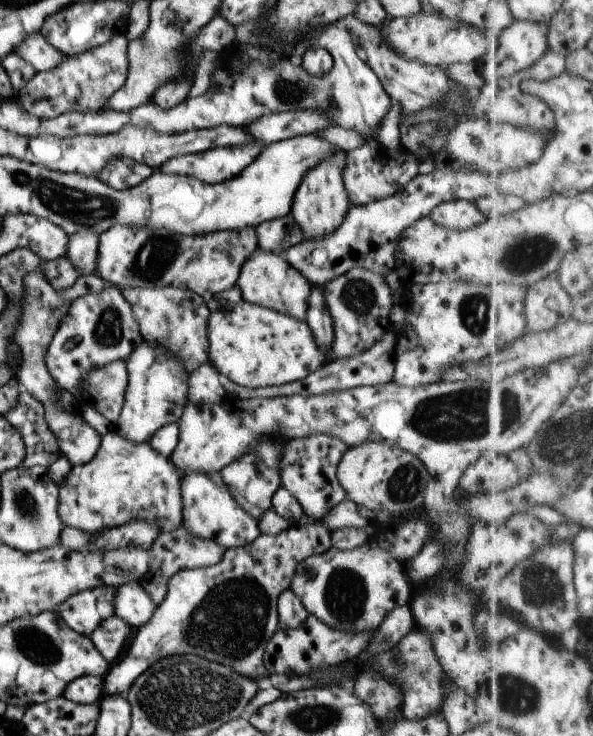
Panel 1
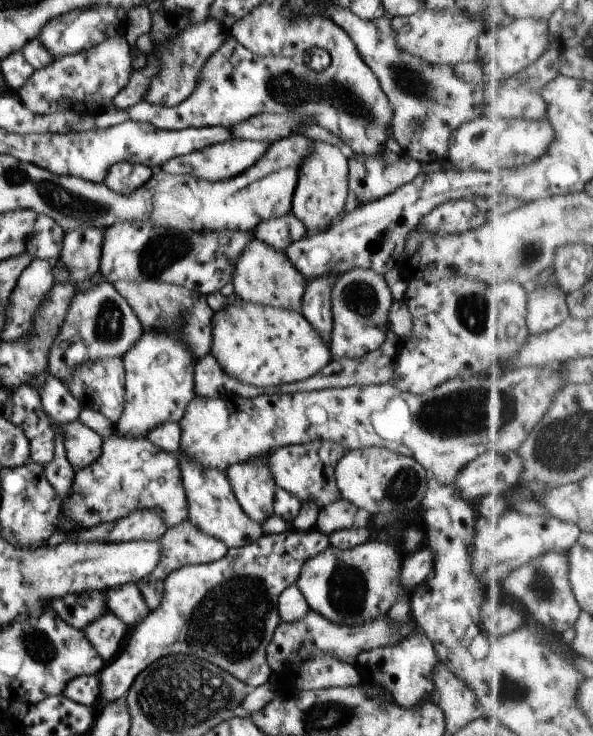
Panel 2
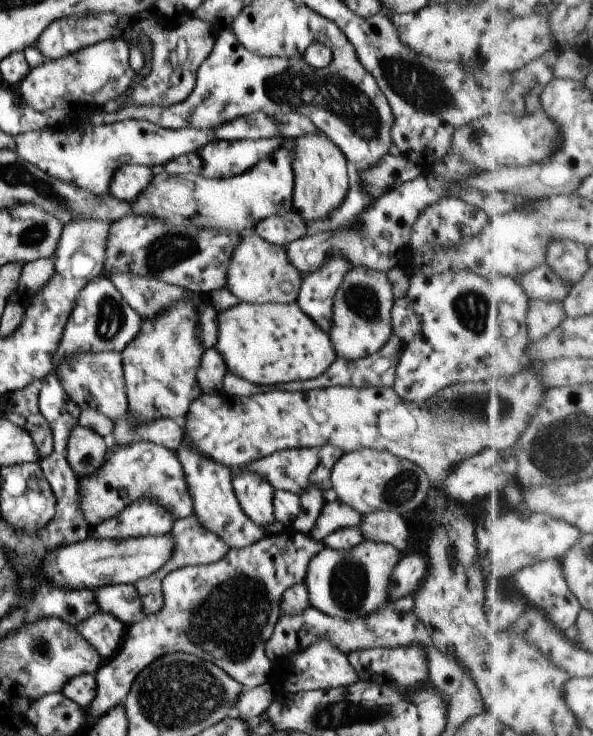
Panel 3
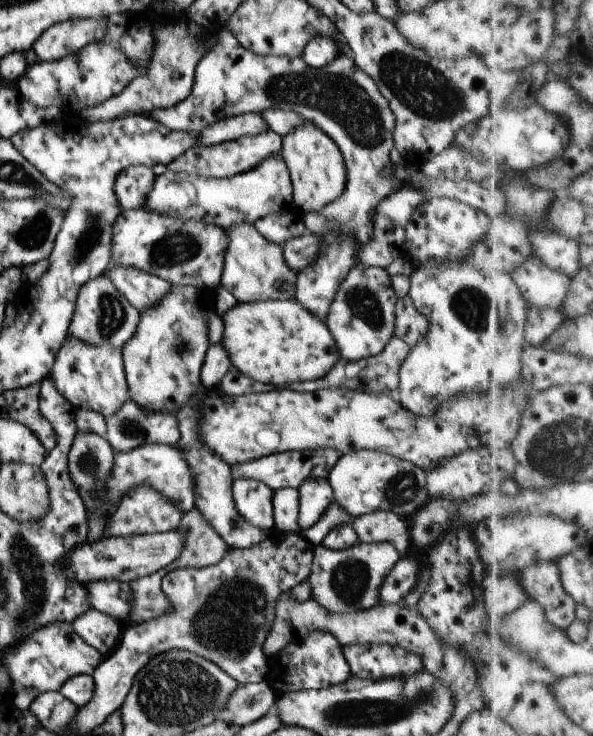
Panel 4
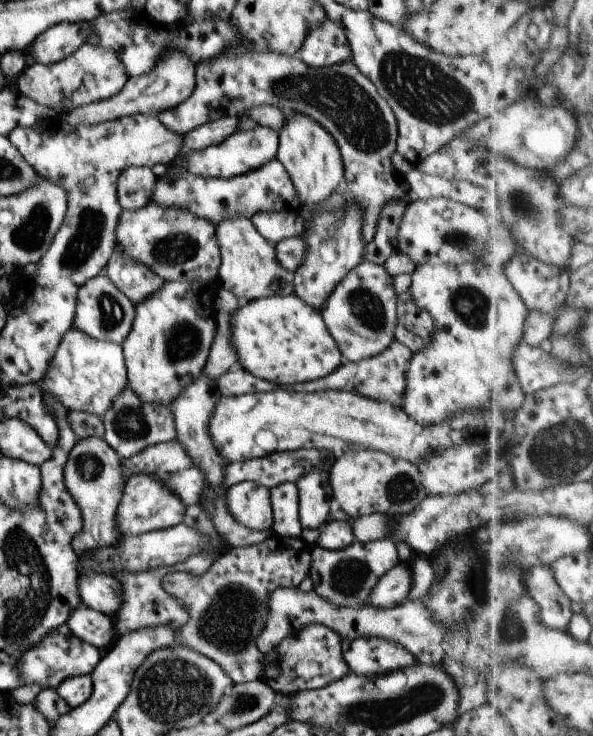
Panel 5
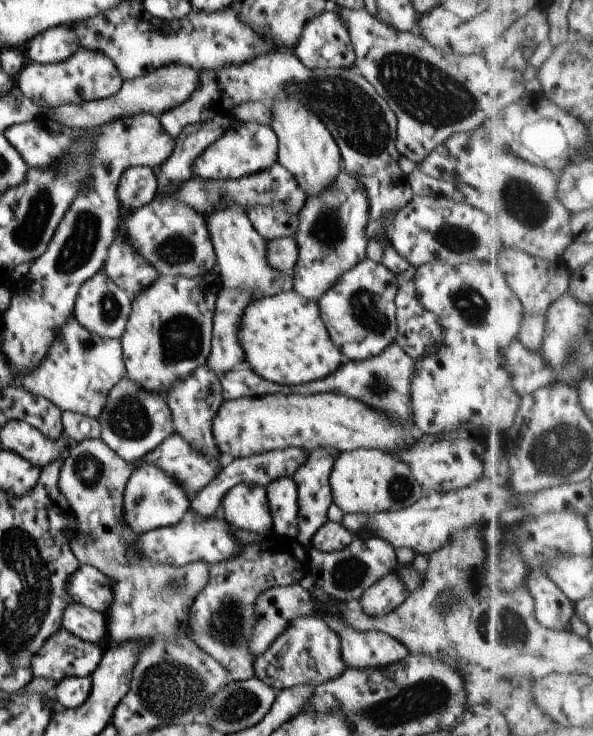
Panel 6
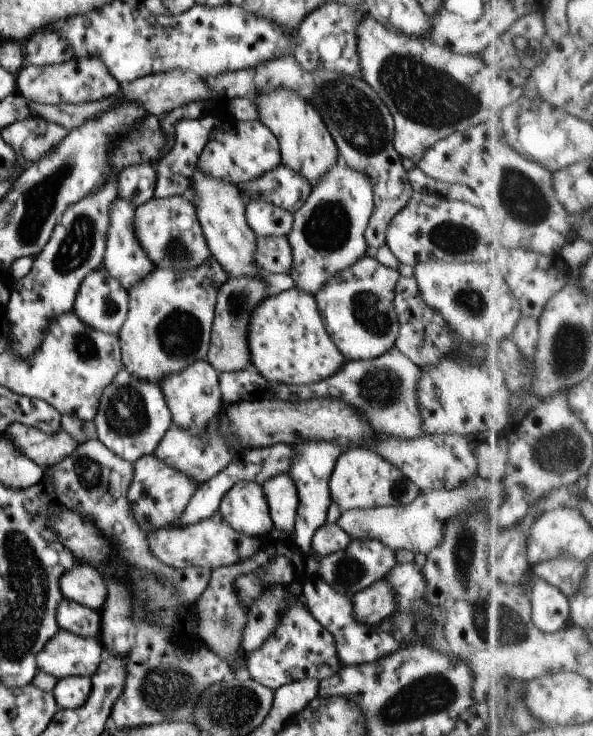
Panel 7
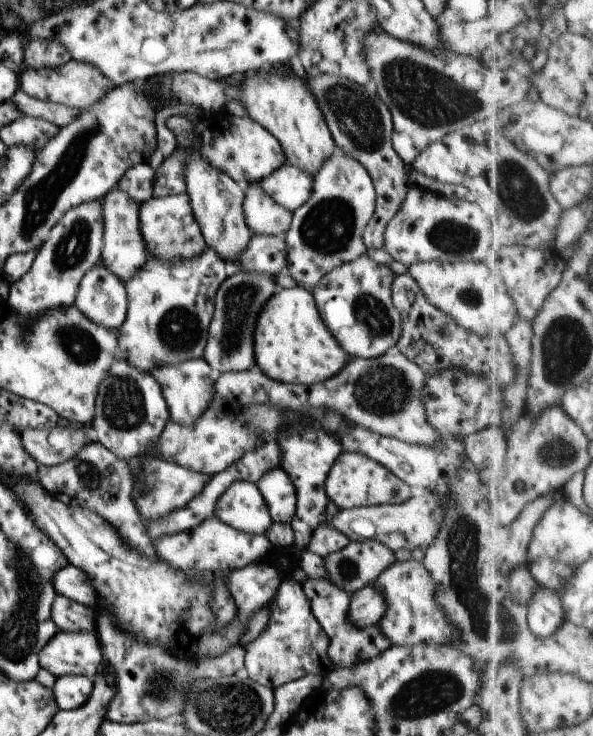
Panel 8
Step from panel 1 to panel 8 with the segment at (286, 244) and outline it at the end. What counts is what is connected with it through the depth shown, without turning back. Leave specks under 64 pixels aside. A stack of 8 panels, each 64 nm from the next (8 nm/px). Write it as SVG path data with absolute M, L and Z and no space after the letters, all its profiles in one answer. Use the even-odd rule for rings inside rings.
M257 184L245 190L243 201L245 221L254 234L278 236L290 228L293 213L276 204Z

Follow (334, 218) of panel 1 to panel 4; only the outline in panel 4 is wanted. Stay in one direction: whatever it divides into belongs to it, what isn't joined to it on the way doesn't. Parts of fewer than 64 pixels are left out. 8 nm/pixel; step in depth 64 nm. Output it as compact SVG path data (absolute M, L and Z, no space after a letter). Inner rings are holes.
M305 119L300 128L281 137L282 149L279 154L290 174L296 212L322 210L326 204L334 202L344 192L347 180L344 158L334 140Z

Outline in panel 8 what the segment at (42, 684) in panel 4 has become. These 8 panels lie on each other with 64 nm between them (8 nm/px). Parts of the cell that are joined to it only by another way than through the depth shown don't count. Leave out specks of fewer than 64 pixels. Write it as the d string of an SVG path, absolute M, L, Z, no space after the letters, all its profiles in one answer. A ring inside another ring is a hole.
M58 631L39 652L39 663L55 678L84 675L92 678L104 664L96 633Z

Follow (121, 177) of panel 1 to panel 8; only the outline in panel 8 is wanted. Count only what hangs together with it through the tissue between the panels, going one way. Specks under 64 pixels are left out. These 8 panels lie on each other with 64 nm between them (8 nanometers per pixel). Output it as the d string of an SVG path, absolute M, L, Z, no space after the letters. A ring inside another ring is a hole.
M140 162L126 169L124 176L119 180L118 188L141 205L153 197L154 179L155 170L148 162Z

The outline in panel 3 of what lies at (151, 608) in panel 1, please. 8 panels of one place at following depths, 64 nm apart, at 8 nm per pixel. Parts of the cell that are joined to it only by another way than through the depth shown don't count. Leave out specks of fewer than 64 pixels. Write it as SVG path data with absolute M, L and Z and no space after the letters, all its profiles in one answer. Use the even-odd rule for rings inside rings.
M118 584L96 590L96 602L100 612L110 613L126 626L143 616L141 596L133 584Z

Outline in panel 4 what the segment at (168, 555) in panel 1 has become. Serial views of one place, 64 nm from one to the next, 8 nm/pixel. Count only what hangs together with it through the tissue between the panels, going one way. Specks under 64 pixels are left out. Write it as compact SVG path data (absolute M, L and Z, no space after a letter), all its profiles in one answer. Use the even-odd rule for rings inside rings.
M194 507L187 513L182 515L180 519L180 526L182 528L184 540L182 552L163 569L152 573L151 575L140 577L139 579L130 581L130 588L134 591L133 609L131 612L131 618L129 622L125 623L125 626L134 624L136 622L150 620L157 616L162 616L165 612L171 609L170 601L163 593L161 587L161 580L166 576L167 572L186 568L202 568L213 564L216 564L226 554L229 546L224 542L224 539L203 519L202 513Z

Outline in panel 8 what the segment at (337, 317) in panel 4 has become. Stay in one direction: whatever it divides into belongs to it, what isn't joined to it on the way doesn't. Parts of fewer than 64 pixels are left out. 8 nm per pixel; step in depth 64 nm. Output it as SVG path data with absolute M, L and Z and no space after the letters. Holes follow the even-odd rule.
M363 254L352 262L327 272L312 290L321 320L348 359L370 359L383 355L401 334L401 316L391 297L394 272Z

